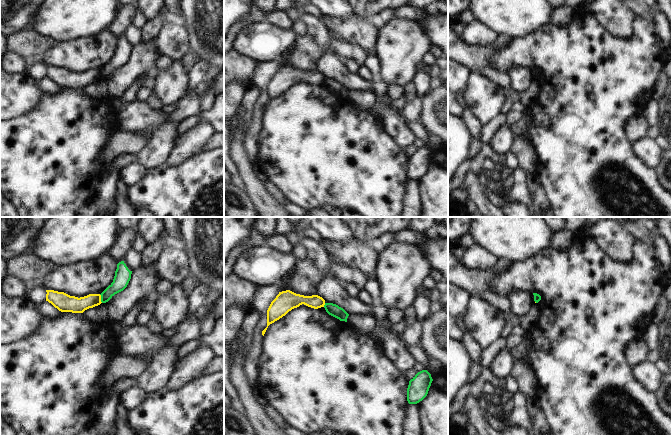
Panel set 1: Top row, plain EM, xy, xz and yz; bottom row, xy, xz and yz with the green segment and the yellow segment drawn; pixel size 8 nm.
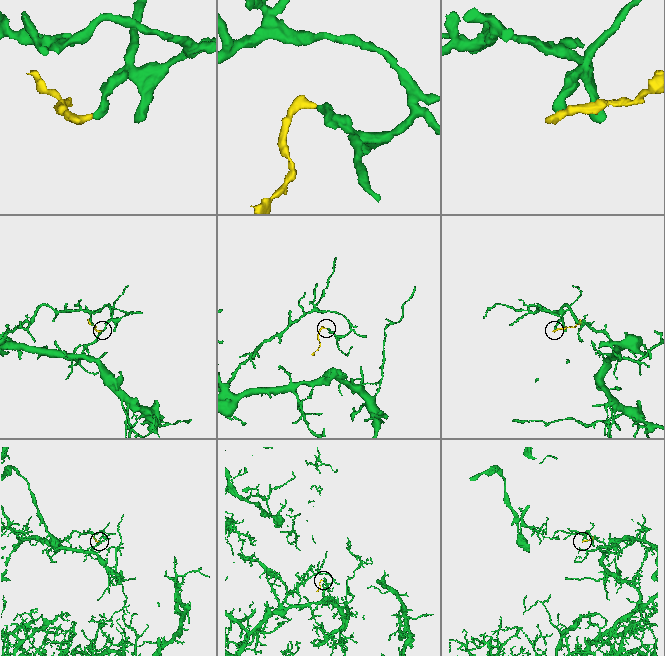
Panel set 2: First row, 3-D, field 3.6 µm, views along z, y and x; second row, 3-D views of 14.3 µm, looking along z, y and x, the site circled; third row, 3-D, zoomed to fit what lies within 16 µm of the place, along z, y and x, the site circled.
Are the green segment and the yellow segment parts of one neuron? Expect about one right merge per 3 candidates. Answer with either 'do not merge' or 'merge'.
do not merge

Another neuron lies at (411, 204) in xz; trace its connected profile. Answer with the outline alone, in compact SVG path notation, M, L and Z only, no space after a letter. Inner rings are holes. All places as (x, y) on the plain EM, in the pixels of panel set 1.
M408 180L405 186L406 195L403 200L401 217L420 217L421 201L417 180Z

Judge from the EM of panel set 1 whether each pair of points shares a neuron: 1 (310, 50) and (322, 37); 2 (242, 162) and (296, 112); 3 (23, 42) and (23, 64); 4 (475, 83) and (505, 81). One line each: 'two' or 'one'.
1: two
2: two
3: two
4: two

